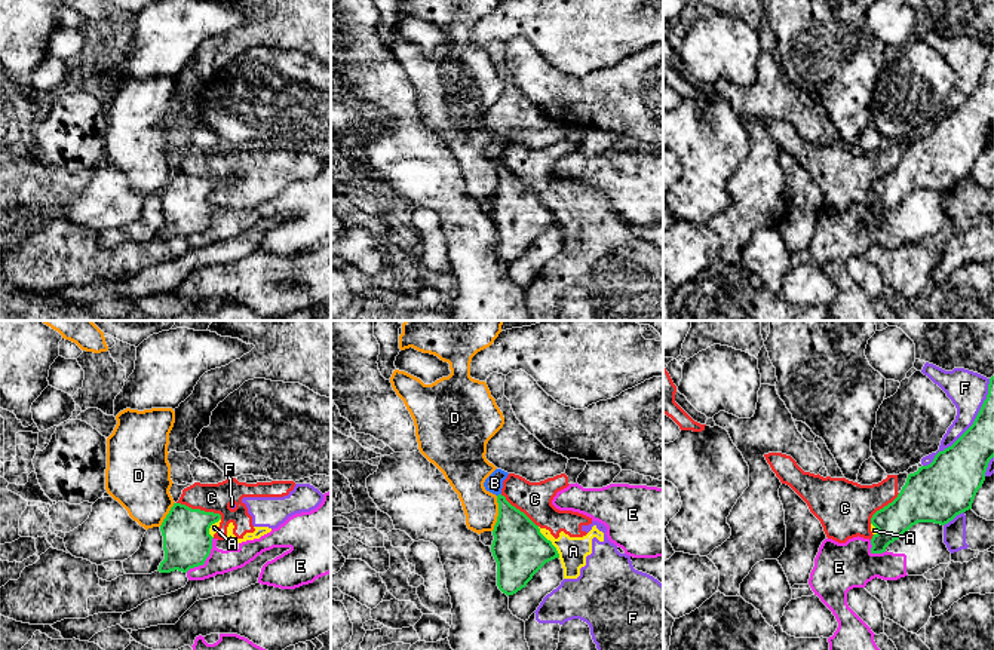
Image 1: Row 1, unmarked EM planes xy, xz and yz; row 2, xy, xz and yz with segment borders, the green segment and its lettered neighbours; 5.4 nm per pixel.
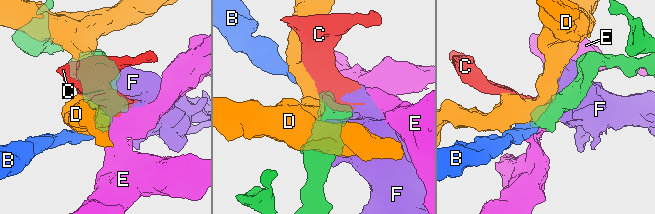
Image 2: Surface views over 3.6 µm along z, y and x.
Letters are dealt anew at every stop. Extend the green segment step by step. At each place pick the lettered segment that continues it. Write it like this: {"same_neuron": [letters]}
{"same_neuron": ["B"]}

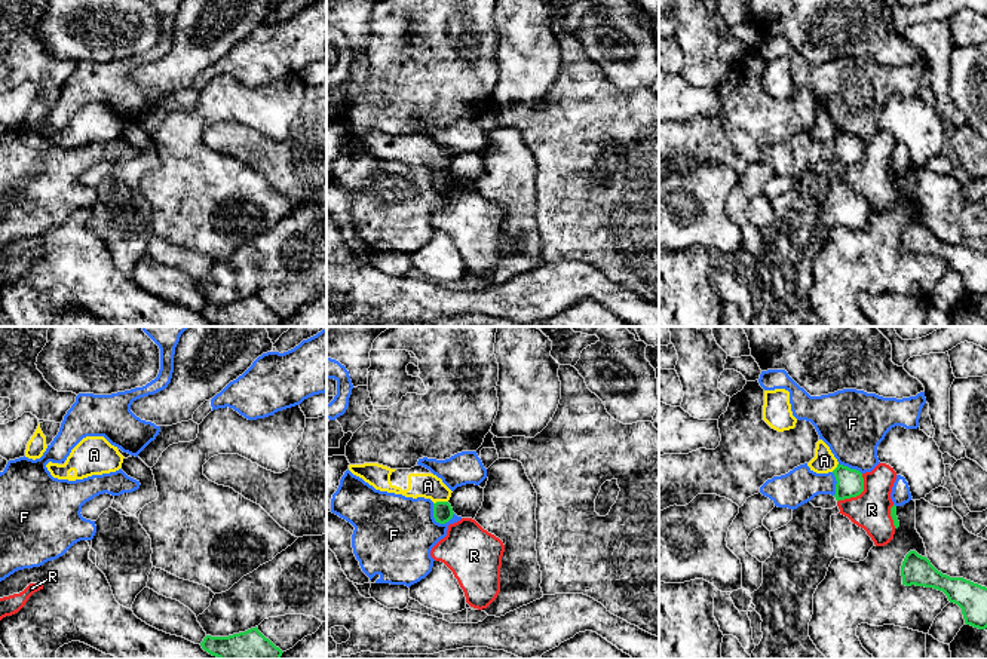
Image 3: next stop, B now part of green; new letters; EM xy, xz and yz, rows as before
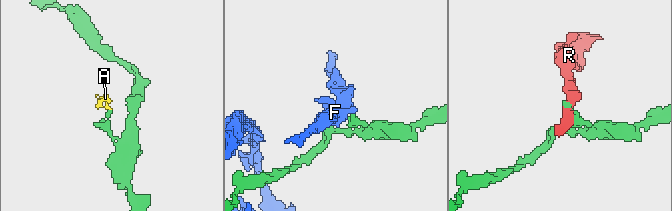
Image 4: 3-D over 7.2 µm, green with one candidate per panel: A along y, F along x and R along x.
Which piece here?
{"same_neuron": []}

